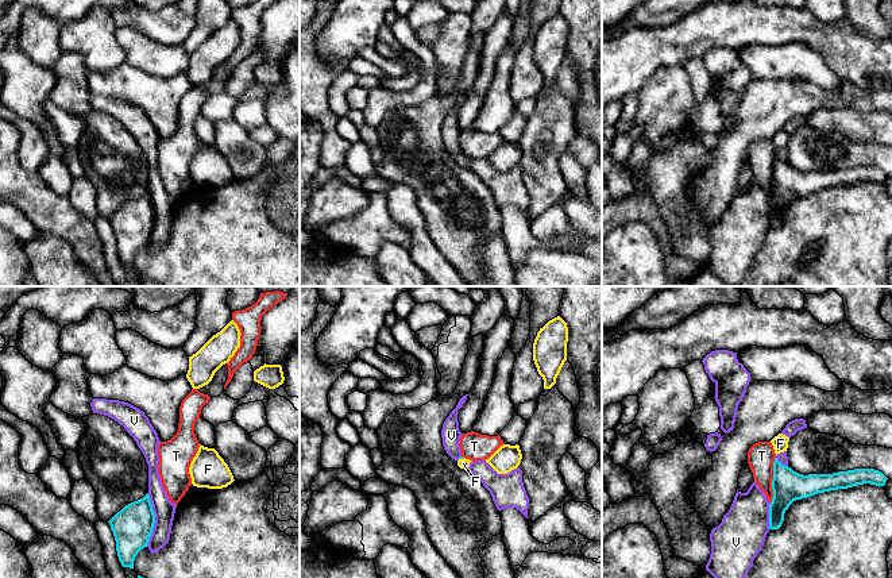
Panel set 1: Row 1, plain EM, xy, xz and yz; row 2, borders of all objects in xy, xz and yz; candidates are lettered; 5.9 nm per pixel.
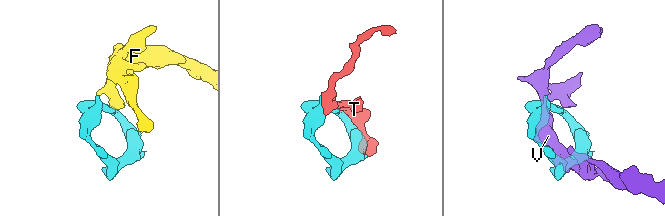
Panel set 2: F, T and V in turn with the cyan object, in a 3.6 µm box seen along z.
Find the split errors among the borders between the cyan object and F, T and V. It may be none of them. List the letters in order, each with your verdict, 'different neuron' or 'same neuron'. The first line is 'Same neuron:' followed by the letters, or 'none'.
Same neuron: F
F: same neuron
T: different neuron
V: different neuron

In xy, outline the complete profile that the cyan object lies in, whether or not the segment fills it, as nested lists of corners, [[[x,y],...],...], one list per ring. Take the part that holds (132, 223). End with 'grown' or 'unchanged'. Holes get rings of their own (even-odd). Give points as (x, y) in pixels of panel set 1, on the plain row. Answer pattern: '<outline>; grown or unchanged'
[[[148,190],[117,209],[109,219],[123,265],[134,266],[138,250],[147,244],[155,221]]]; unchanged

